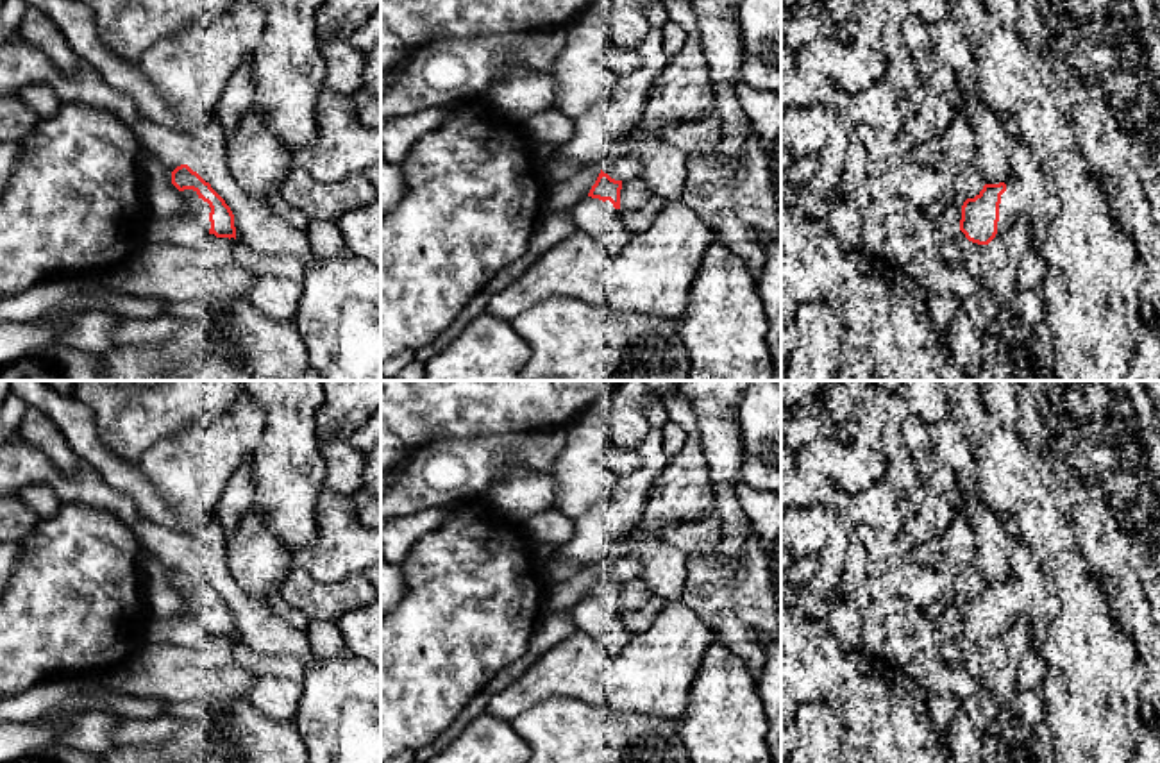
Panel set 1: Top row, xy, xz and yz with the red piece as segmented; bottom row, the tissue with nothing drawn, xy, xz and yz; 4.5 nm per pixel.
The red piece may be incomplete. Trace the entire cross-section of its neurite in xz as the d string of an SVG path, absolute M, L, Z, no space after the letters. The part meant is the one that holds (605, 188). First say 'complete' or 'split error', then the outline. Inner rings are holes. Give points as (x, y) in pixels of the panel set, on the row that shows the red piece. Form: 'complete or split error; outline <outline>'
split error; outline M601 170L588 197L568 211L576 231L595 238L609 256L618 254L633 236L622 220L620 189L622 180Z

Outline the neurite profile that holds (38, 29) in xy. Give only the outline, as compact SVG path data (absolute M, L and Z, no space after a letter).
M29 5L21 16L18 30L23 41L41 50L61 73L73 75L86 64L70 48L54 20L43 11Z

